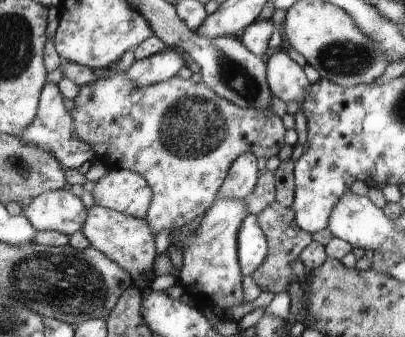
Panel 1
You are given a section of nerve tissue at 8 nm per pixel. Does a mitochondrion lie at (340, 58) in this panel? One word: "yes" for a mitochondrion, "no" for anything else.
yes

